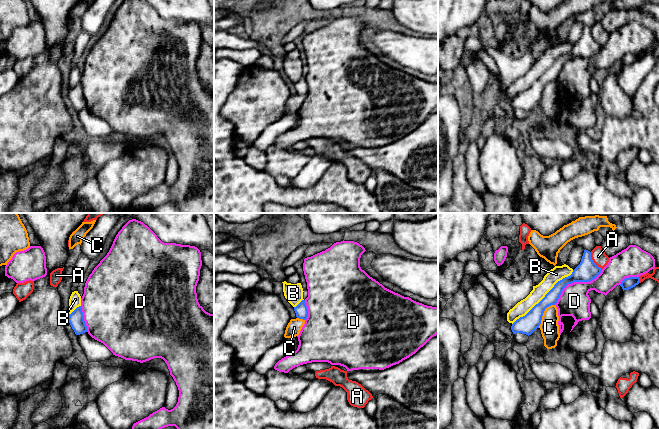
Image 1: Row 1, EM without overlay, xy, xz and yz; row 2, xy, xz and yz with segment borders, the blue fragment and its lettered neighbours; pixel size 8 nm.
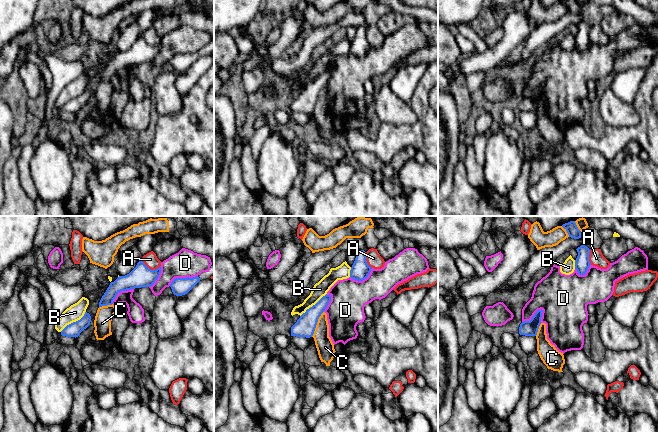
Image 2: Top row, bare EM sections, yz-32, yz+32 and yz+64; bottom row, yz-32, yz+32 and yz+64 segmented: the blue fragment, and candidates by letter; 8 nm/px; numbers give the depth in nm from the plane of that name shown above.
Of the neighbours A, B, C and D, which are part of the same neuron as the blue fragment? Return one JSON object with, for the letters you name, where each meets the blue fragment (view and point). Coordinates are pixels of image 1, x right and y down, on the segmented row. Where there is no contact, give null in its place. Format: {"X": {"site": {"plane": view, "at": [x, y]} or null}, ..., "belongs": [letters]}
{"belongs": []}

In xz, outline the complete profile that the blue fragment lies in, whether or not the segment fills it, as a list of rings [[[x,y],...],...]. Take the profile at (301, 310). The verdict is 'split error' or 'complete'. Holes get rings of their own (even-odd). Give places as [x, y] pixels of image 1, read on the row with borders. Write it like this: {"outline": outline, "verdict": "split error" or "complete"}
{"outline": [[[302,300],[296,307],[294,307],[294,311],[297,318],[306,320],[308,317],[308,309],[305,300]]], "verdict": "complete"}

